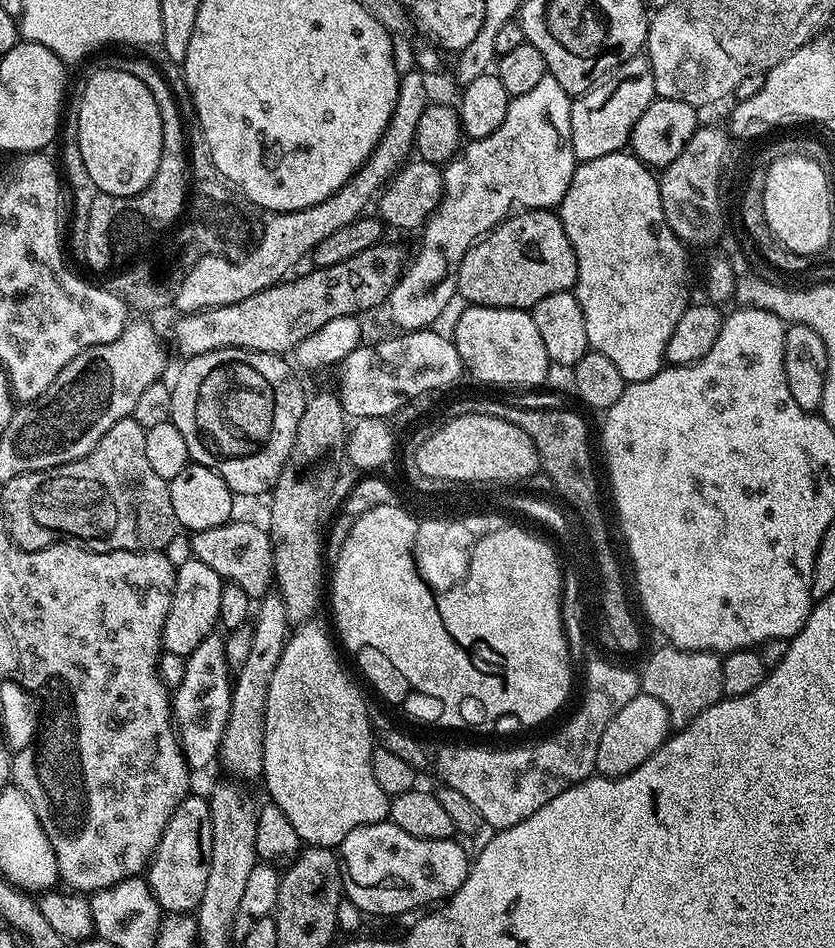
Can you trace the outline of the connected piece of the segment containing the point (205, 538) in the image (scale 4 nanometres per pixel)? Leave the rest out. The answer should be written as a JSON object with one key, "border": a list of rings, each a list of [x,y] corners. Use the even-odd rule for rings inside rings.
{"border":[[[229,522],[222,526],[214,526],[210,530],[191,533],[191,555],[198,562],[206,562],[206,566],[210,566],[214,570],[214,574],[218,574],[221,580],[229,584],[236,584],[242,590],[246,590],[246,594],[250,597],[259,598],[269,591],[268,583],[270,586],[274,580],[272,570],[272,540],[268,537],[267,531],[261,525],[259,528],[256,524],[236,523]]]}

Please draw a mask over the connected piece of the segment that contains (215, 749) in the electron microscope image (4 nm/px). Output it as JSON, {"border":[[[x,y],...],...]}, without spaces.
{"border":[[[216,634],[208,636],[186,657],[184,665],[186,674],[170,696],[172,719],[189,769],[208,768],[217,763],[232,701],[234,676],[226,662],[223,639]]]}

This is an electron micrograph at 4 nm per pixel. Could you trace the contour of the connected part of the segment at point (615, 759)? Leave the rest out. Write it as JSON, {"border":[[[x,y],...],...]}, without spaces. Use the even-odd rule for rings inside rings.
{"border":[[[635,696],[614,718],[610,718],[610,726],[602,730],[602,742],[598,742],[598,758],[596,759],[596,772],[601,776],[625,776],[633,772],[646,758],[650,758],[664,745],[670,735],[670,725],[666,706],[658,702],[658,698]]]}

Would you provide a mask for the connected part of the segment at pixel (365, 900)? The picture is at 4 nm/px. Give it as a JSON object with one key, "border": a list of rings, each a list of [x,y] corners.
{"border":[[[390,822],[350,830],[338,845],[347,903],[349,900],[358,911],[372,916],[400,916],[423,904],[435,905],[447,900],[468,877],[470,856],[464,853],[459,842],[456,838],[414,838],[414,834],[406,834],[406,830],[398,830]]]}

